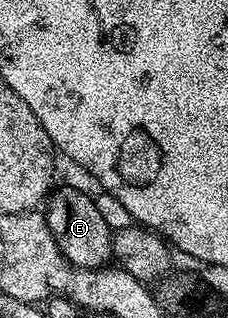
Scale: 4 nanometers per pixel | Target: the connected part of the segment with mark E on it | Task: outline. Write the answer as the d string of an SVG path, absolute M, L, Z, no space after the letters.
M69 184L56 188L48 193L44 201L43 215L59 250L74 269L106 267L113 254L111 229L103 214L99 214L96 199L92 195L89 197L83 189L72 188Z

